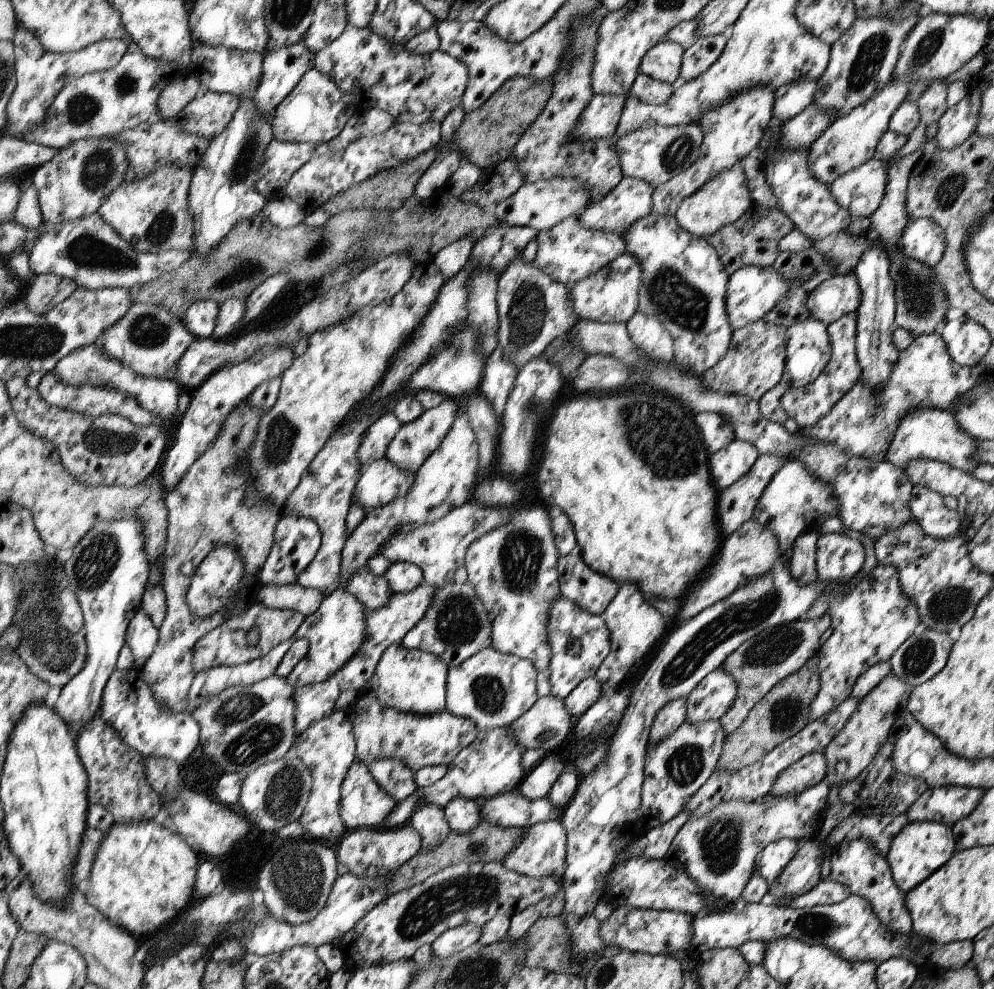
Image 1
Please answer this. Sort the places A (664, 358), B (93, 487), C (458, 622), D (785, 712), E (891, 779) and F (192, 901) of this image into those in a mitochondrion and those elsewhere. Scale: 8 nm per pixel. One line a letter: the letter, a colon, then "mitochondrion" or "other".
A: other
B: other
C: mitochondrion
D: mitochondrion
E: other
F: other

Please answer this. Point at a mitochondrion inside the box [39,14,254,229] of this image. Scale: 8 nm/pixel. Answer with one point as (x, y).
(97, 170)

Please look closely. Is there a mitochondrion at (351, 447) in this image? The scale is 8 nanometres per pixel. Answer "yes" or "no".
no

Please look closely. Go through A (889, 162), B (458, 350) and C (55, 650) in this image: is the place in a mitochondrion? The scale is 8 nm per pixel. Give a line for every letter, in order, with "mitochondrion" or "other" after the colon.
A: other
B: mitochondrion
C: mitochondrion

